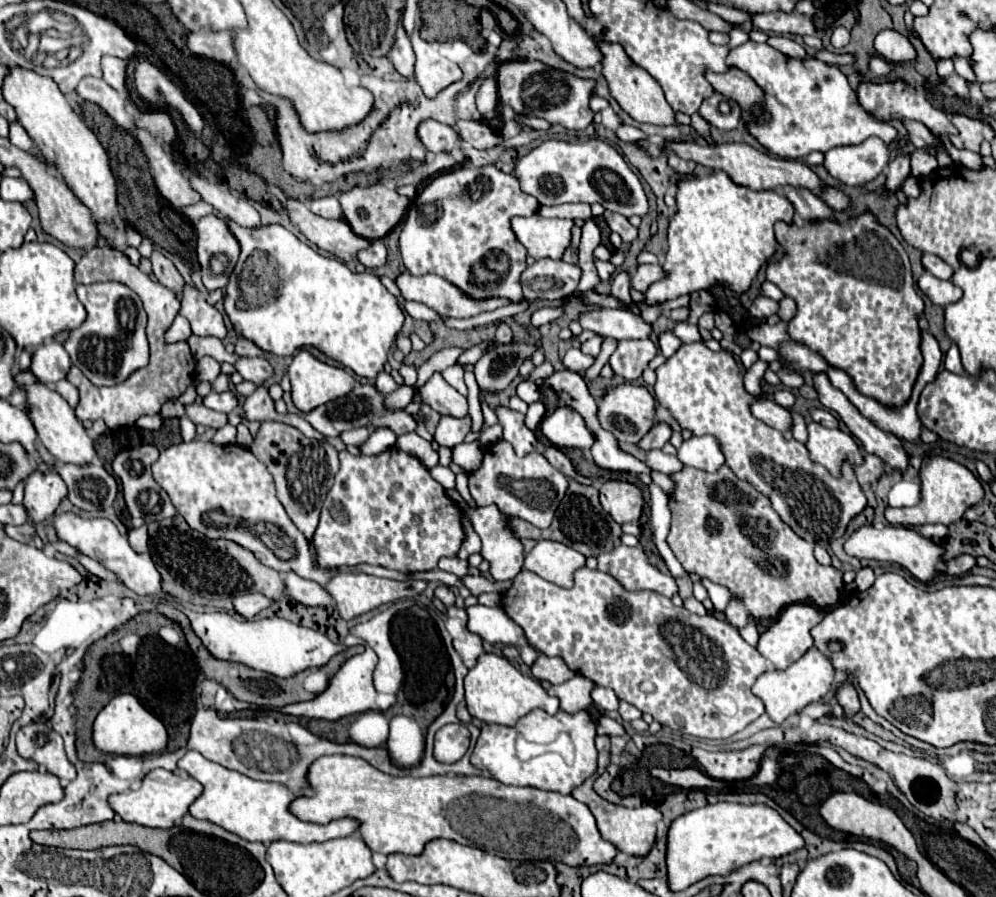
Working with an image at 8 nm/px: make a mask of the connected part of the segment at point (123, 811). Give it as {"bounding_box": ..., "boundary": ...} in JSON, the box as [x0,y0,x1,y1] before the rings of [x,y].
{"bounding_box":[109,768,203,829],"boundary":[[[177,768],[175,771],[155,769],[143,779],[143,787],[137,791],[117,793],[109,799],[113,811],[121,815],[123,821],[145,825],[145,827],[163,827],[169,829],[189,813],[189,805],[203,793],[203,785],[187,772]]]}

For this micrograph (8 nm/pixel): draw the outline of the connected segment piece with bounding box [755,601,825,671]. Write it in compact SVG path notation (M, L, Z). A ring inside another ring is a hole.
M791 603L787 605L759 635L759 641L755 645L755 649L771 661L771 665L775 669L787 669L791 663L795 663L801 655L805 655L811 647L813 647L813 637L811 637L811 629L821 623L821 619L825 617L825 611L821 607L817 607L815 603Z

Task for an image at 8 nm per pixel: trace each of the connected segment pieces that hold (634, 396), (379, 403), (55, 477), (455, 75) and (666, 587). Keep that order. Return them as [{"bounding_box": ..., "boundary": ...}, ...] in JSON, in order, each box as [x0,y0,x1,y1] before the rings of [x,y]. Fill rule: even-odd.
[{"bounding_box":[597,383,655,443],"boundary":[[[621,383],[621,385],[615,385],[615,387],[609,387],[603,397],[599,399],[599,411],[597,411],[597,417],[599,417],[599,423],[603,429],[611,431],[617,441],[625,443],[639,443],[643,439],[643,435],[653,427],[653,413],[655,413],[655,399],[653,395],[645,389],[645,387],[639,387],[639,385],[631,385],[631,383]]]},{"bounding_box":[305,383,417,437],"boundary":[[[355,383],[353,389],[339,397],[339,399],[333,399],[329,403],[323,403],[315,409],[311,409],[309,413],[305,413],[305,419],[313,425],[313,429],[317,429],[321,435],[325,437],[339,437],[343,431],[347,429],[355,429],[355,427],[391,427],[397,435],[405,435],[405,433],[411,433],[415,431],[417,423],[415,419],[405,413],[403,409],[397,409],[397,411],[387,411],[383,407],[383,395],[373,387],[373,385],[361,385],[361,383]]]},{"bounding_box":[23,463,67,523],"boundary":[[[51,463],[47,473],[41,471],[31,473],[25,483],[25,501],[23,501],[29,519],[41,523],[53,517],[55,509],[59,507],[65,495],[67,495],[67,485],[61,479],[61,475],[55,469],[51,469]]]},{"bounding_box":[411,29,463,97],"boundary":[[[413,29],[411,41],[417,57],[415,79],[427,97],[435,97],[441,89],[463,77],[461,69],[453,61],[449,61],[443,53],[442,48],[451,48],[451,44],[442,41],[423,41],[419,37],[419,29]]]},{"bounding_box":[597,545,677,597],"boundary":[[[619,545],[613,551],[601,553],[597,561],[599,569],[605,573],[613,573],[613,577],[617,577],[617,581],[621,581],[625,589],[647,589],[665,597],[673,597],[677,593],[675,579],[669,573],[661,573],[659,569],[655,569],[647,561],[647,555],[643,553],[641,545]]]}]

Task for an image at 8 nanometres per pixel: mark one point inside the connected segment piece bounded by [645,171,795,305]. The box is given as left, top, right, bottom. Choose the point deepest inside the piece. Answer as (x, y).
(720, 232)

